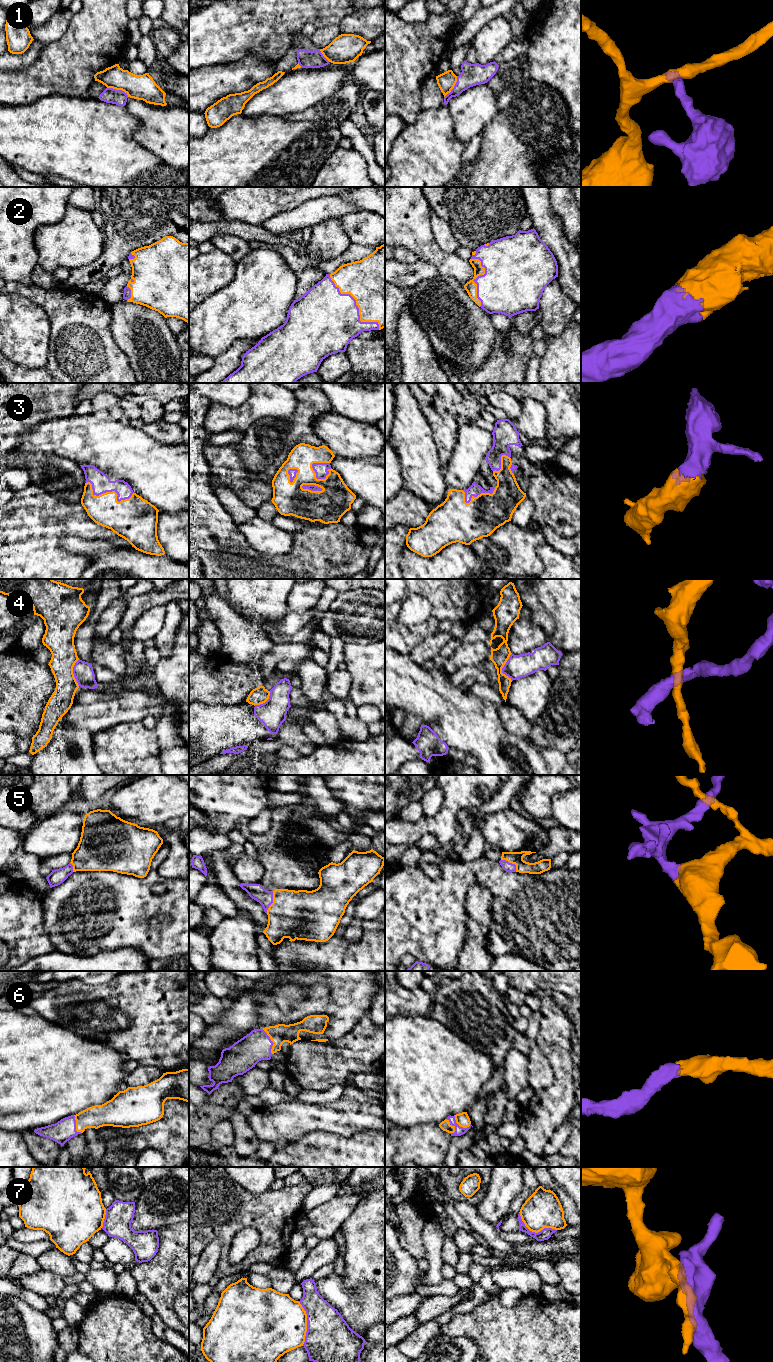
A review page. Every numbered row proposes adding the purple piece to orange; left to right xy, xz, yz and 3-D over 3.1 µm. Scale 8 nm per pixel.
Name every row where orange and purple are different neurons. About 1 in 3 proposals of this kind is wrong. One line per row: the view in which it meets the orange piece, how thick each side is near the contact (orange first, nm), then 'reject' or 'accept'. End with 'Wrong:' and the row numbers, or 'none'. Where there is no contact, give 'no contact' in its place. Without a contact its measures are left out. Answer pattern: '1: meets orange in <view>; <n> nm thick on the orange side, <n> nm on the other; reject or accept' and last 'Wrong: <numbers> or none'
1: meets orange in xy; 200 nm thick on the orange side, 120 nm on the other; reject
2: meets orange in xz; 480 nm thick on the orange side, 460 nm on the other; accept
3: meets orange in xy; 300 nm thick on the orange side, 150 nm on the other; accept
4: meets orange in yz; 140 nm thick on the orange side, 190 nm on the other; reject
5: meets orange in xz; 400 nm thick on the orange side, 120 nm on the other; accept
6: meets orange in xz; 150 nm thick on the orange side, 240 nm on the other; accept
7: meets orange in xz; 480 nm thick on the orange side, 380 nm on the other; reject
Wrong: 1, 4, 7

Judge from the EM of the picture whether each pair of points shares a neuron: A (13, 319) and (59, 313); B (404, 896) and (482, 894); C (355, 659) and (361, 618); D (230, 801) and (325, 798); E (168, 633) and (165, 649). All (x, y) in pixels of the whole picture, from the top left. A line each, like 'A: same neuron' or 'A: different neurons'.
A: different neurons
B: different neurons
C: different neurons
D: different neurons
E: same neuron

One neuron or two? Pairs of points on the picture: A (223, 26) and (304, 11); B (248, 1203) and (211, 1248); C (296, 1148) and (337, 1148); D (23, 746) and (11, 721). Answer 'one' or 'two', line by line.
A: one
B: two
C: one
D: two

